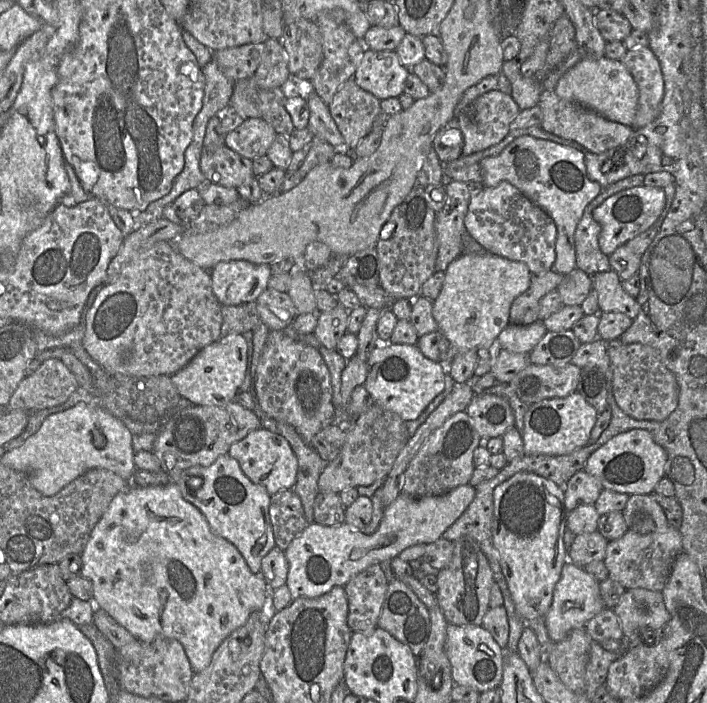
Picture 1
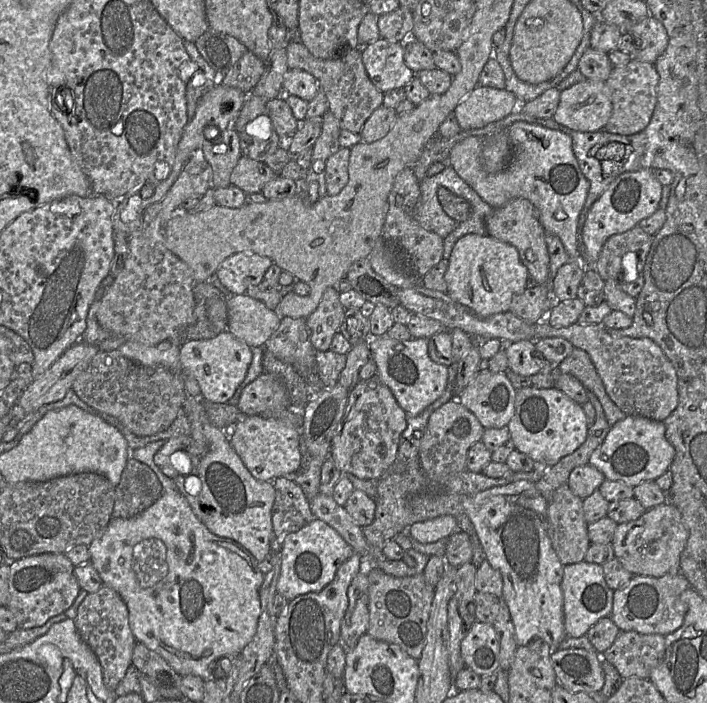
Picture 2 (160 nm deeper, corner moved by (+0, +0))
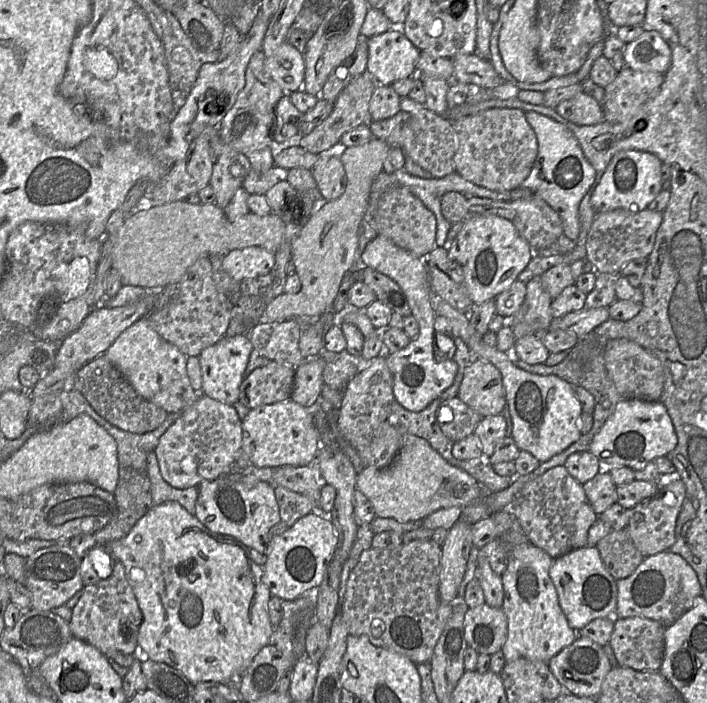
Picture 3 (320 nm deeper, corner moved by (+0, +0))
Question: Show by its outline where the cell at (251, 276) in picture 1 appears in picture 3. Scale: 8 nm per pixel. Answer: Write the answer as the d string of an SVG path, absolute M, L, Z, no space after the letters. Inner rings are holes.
M259 246L235 249L222 258L223 269L237 282L267 275L274 264L275 252Z

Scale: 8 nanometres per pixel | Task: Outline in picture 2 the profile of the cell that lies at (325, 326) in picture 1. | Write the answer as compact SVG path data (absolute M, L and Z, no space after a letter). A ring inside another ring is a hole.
M333 286L328 287L316 310L306 318L310 341L316 351L330 350L335 333L340 331L345 310L340 292Z

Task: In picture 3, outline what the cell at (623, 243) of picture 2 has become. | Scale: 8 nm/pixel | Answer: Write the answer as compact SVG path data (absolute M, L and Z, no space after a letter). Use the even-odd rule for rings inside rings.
M649 208L635 213L615 209L596 214L586 241L586 260L596 273L620 274L621 269L630 261L649 257L662 221L663 212Z

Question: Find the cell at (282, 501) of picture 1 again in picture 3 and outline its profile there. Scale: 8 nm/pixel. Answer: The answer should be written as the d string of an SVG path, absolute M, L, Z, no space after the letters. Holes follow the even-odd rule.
M280 485L274 486L274 491L281 521L288 526L314 511L314 502L306 495Z

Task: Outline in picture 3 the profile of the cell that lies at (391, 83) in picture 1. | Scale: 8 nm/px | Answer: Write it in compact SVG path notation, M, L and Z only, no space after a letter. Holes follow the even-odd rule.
M398 27L368 38L367 48L366 72L377 84L392 85L397 80L416 76L415 64L421 51Z

